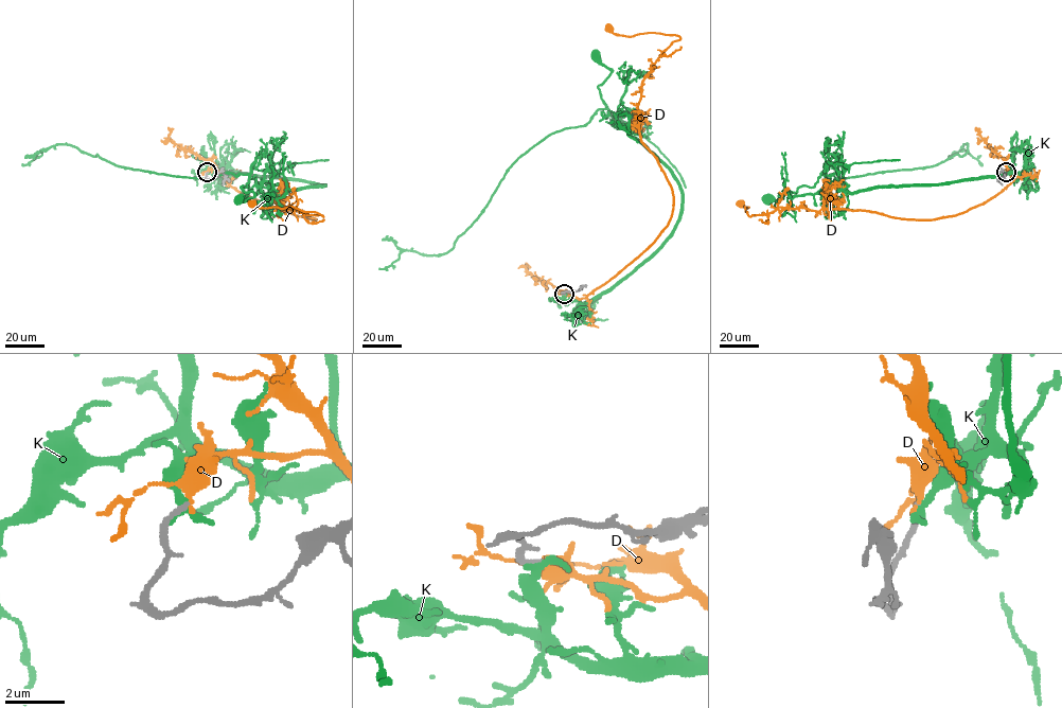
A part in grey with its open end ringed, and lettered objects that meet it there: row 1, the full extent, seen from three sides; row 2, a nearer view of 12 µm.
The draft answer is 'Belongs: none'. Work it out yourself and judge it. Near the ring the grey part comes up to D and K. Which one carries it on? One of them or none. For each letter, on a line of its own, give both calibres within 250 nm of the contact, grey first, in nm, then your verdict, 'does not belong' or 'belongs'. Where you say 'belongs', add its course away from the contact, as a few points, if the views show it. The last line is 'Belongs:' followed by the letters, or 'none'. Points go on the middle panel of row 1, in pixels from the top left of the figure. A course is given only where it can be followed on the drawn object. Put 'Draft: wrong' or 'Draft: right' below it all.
D: calibres 180 and 240 nm; does not belong
K: calibres 240 and 240 nm; does not belong
Belongs: none
Draft: right

